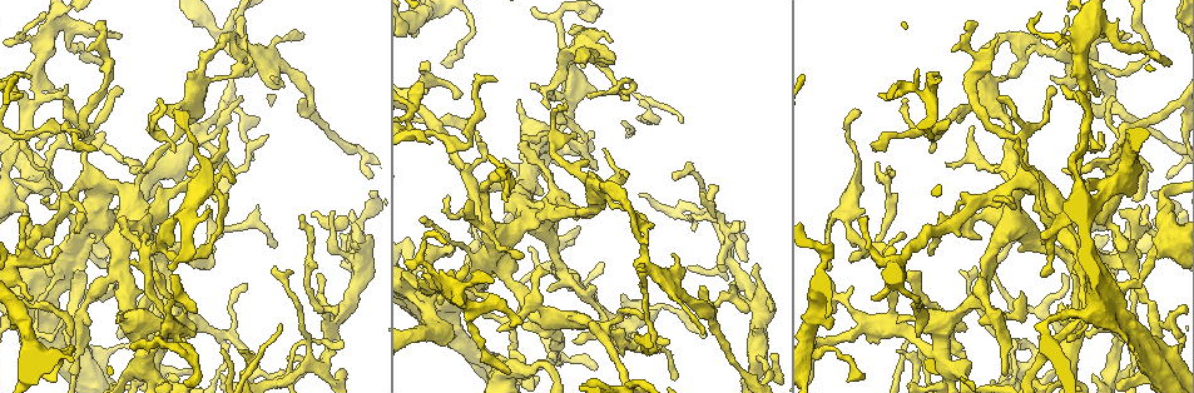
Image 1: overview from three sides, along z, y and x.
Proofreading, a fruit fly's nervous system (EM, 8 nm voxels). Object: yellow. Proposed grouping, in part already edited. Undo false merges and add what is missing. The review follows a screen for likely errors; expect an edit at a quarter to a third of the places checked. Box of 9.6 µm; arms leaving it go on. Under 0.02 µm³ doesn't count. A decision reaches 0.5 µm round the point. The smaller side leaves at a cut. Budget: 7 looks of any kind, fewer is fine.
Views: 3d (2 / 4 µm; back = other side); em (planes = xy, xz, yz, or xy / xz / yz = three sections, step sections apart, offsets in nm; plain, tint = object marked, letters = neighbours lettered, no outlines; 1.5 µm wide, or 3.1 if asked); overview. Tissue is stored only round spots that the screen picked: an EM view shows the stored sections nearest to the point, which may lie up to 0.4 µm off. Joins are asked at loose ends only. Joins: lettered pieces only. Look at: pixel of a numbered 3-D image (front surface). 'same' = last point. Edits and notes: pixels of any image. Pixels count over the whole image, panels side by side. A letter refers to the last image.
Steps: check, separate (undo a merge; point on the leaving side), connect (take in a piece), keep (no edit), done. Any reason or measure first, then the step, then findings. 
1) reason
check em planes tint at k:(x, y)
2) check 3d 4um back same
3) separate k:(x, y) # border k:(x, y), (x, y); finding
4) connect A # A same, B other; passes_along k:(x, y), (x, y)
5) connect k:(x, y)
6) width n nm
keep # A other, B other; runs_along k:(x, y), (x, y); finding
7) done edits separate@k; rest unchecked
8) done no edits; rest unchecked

tapers out
check em yz step 8 tint at 1:(701, 335)

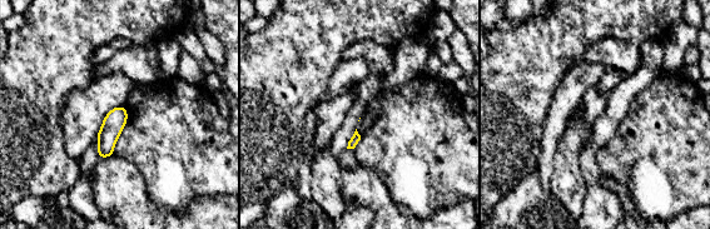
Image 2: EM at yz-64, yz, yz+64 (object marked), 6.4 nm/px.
another direction
check em planes letters same

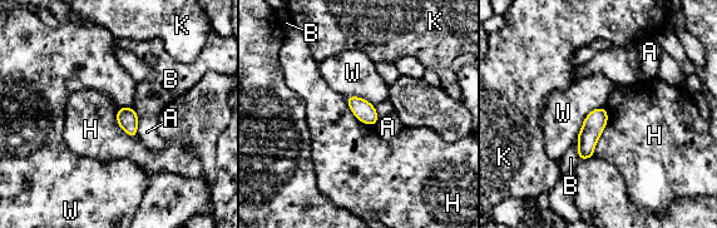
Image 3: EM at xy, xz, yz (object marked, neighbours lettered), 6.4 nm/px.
keep # A other, B other, H other, K other, W other; no lettered piece goes on from it

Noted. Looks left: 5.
an open end
check 3d 2um at 1:(1091, 377)

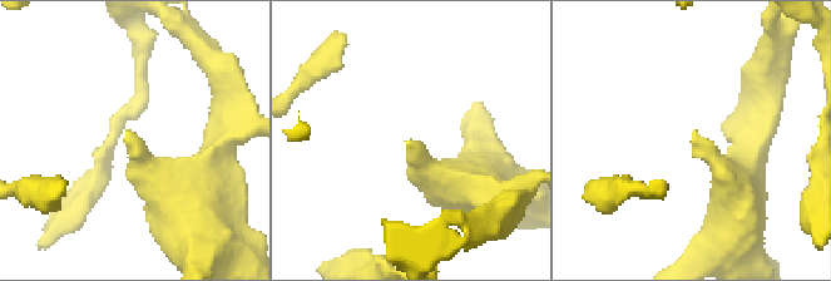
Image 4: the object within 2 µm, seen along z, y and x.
check em xz step 8 tint at 4:(695, 133)

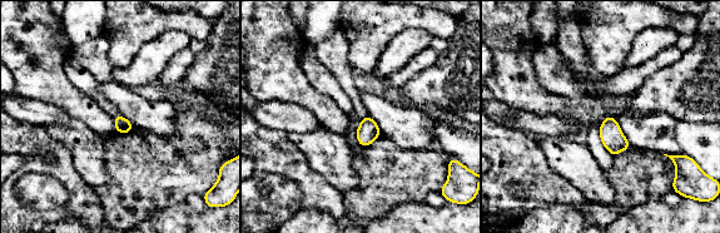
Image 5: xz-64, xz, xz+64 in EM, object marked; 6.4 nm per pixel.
check em planes letters same

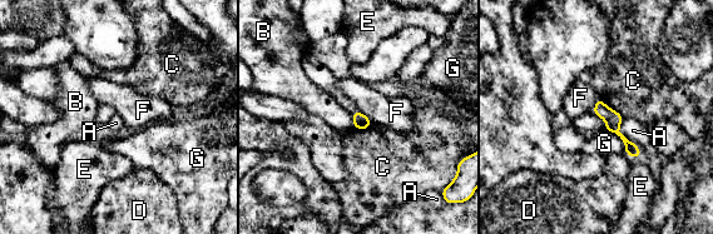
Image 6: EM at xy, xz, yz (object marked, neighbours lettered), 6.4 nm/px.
keep # A other, B other, C other, D other, E other, F other, G other; border 6:(357, 110), (372, 122); no lettered piece goes on from it

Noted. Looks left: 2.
check 3d 2um at 1:(251, 51)

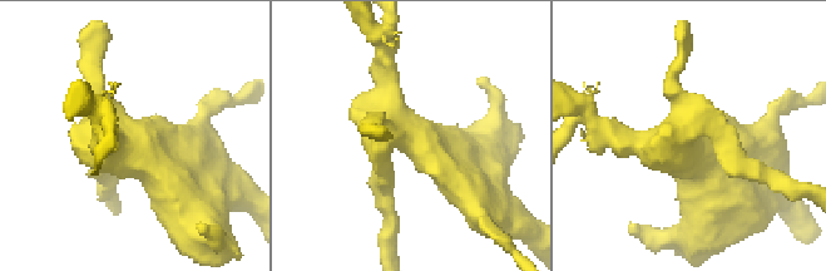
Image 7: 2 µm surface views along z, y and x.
check em xz step 8 letters at 7:(396, 123)

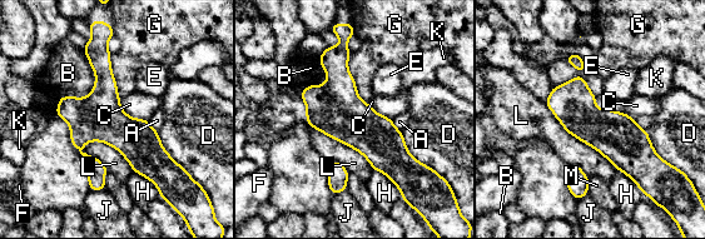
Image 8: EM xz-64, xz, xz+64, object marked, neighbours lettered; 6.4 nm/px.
longest_contact D 550 nm
keep # A other, B other, C other, D other, E other, F other, G other, H other, J other, K other, L other, M other; runs_along 8:(99, 45), (104, 113), (155, 178); one cell here

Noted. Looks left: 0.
done no edits; rest unchecked

